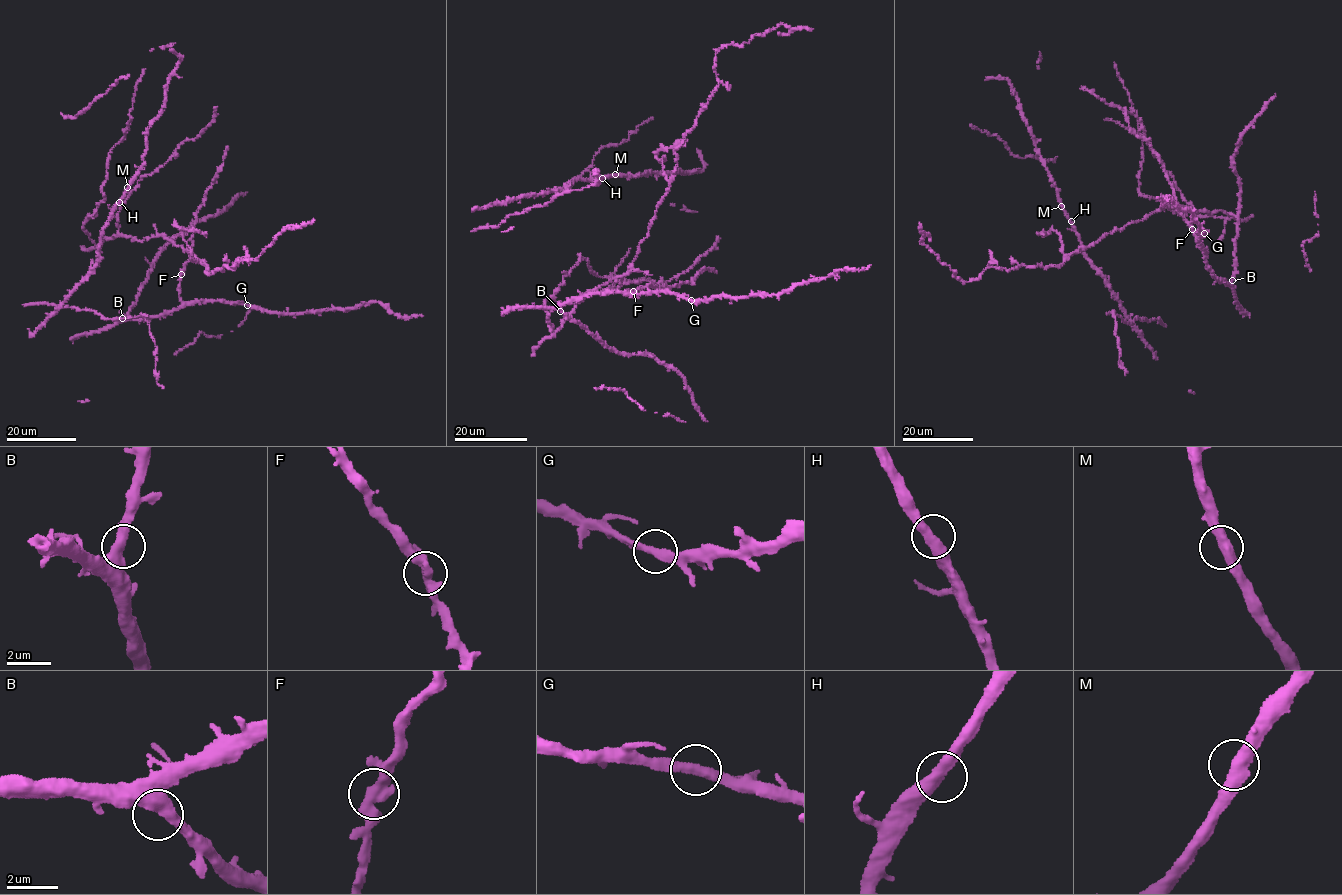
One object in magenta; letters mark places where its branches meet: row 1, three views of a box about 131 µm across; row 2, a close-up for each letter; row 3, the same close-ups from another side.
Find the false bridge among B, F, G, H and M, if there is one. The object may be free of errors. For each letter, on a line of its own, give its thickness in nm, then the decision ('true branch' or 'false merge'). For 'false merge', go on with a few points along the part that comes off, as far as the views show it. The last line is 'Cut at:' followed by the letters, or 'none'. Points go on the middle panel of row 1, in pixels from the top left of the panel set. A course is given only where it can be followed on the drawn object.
B: calibre 480 nm; true branch
F: calibre 480 nm; true branch
G: calibre 380 nm; true branch
H: calibre 440 nm; true branch
M: calibre 460 nm; true branch
Cut at: none

